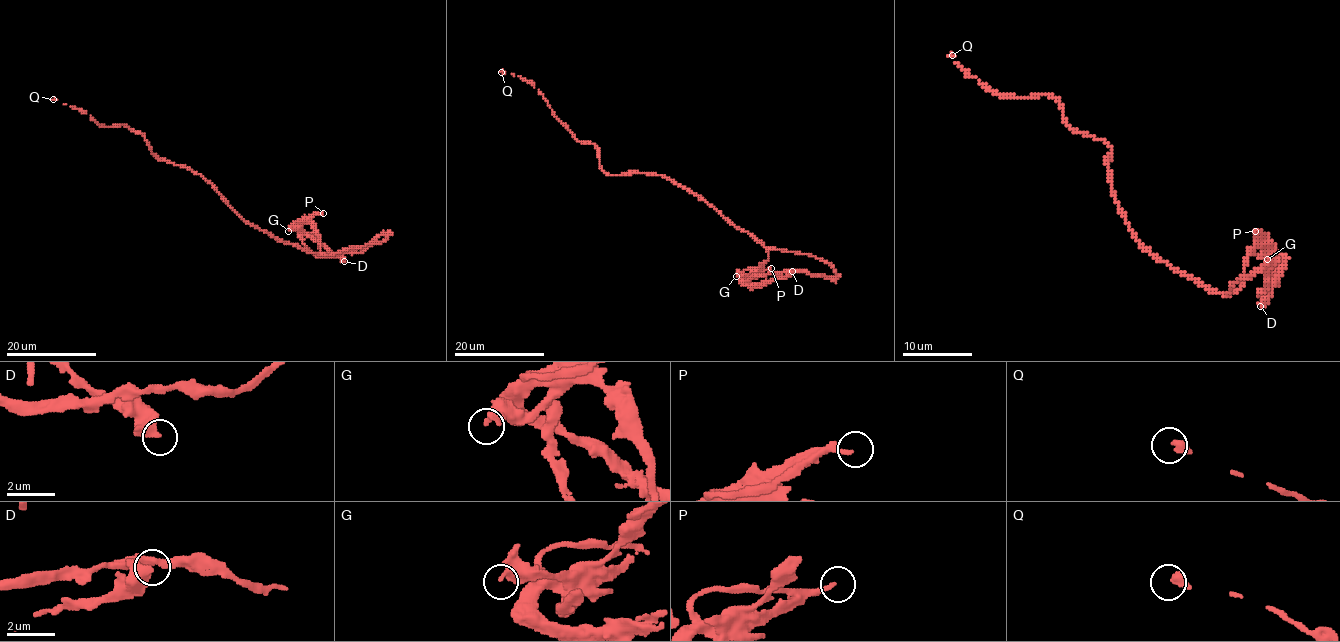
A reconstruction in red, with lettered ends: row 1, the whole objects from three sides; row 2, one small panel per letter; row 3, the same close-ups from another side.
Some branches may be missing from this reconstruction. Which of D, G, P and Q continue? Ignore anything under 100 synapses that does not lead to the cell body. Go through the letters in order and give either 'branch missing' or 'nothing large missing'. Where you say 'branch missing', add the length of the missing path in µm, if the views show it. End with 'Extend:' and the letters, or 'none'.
D: nothing large missing
G: nothing large missing
P: nothing large missing
Q: nothing large missing
Extend: none

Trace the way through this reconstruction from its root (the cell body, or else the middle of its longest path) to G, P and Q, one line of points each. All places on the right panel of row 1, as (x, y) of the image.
G: (1133, 236), (1159, 261), (1217, 292), (1234, 292), (1241, 285), (1245, 259), (1255, 248), (1262, 247), (1267, 259)
P: (1133, 236), (1159, 261), (1200, 285), (1217, 292), (1234, 292), (1245, 278), (1245, 259), (1259, 245), (1255, 231)
Q: (1133, 236), (1111, 186), (1107, 146), (1076, 132), (1053, 97), (994, 93), (952, 55)

